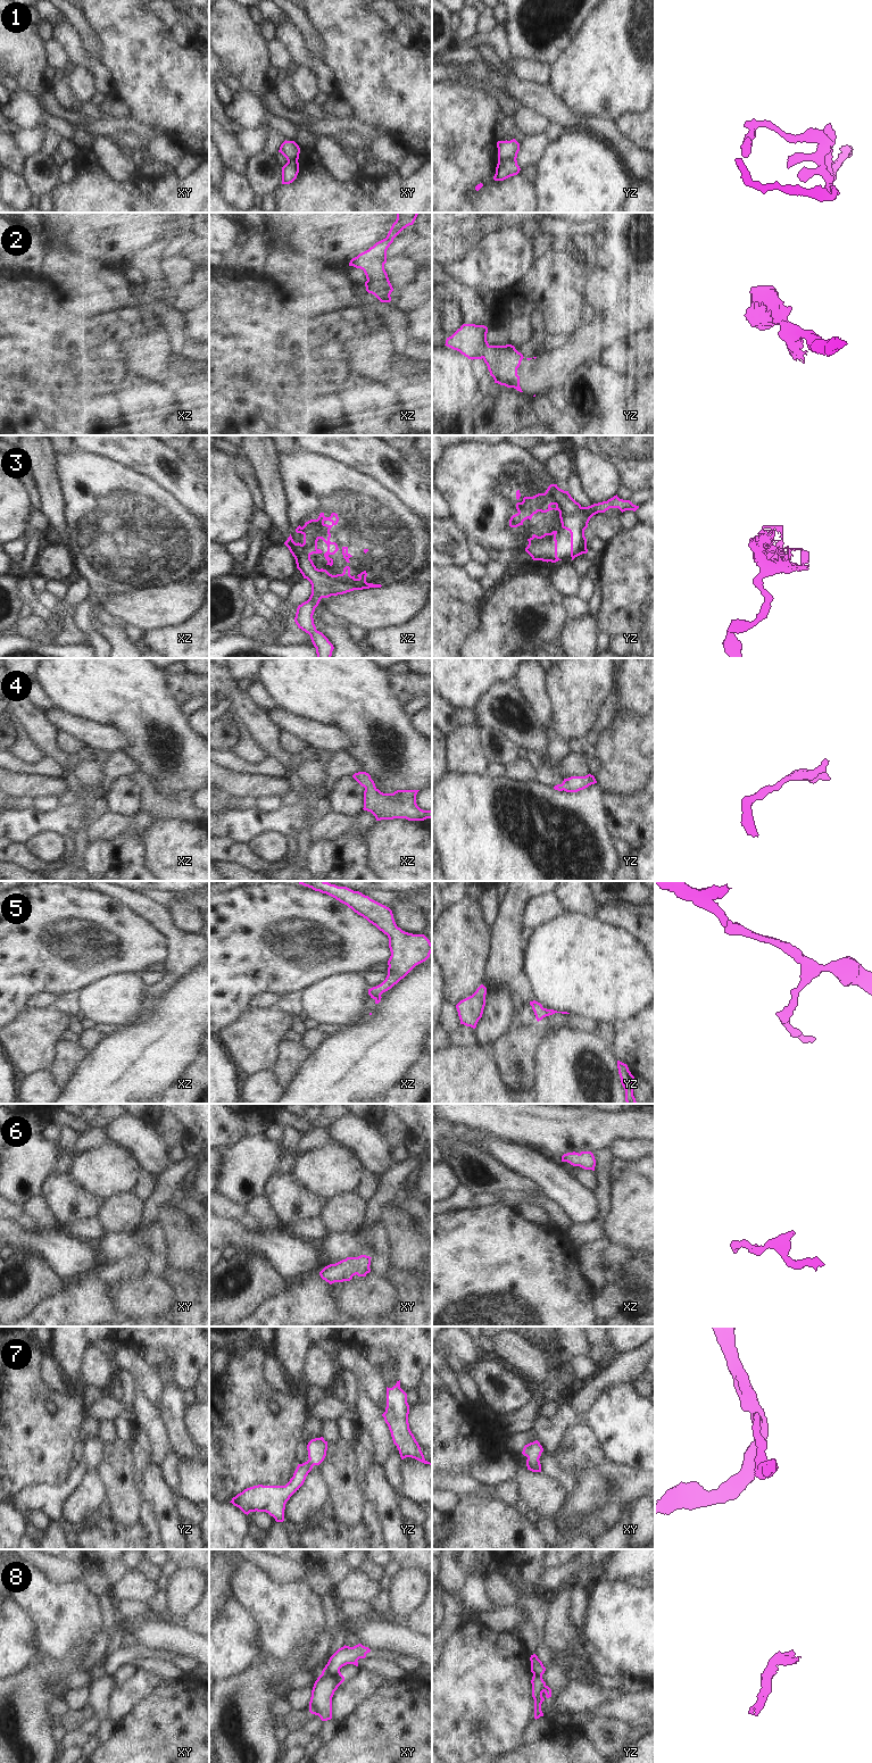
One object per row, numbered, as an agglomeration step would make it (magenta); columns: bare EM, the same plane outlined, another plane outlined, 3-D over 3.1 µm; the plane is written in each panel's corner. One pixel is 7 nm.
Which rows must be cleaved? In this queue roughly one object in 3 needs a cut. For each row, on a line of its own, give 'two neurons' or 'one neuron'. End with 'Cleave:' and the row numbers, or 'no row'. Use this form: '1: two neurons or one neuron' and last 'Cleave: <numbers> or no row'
1: one neuron
2: one neuron
3: one neuron
4: one neuron
5: one neuron
6: one neuron
7: one neuron
8: two neurons
Cleave: 8

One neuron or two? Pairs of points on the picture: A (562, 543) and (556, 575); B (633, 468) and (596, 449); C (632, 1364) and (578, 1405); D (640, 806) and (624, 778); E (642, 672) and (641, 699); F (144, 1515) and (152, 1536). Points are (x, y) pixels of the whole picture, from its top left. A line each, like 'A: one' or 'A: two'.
A: two
B: one
C: one
D: two
E: one
F: one

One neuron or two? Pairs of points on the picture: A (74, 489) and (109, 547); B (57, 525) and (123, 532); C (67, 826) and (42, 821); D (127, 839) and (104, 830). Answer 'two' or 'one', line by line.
A: one
B: two
C: one
D: two

